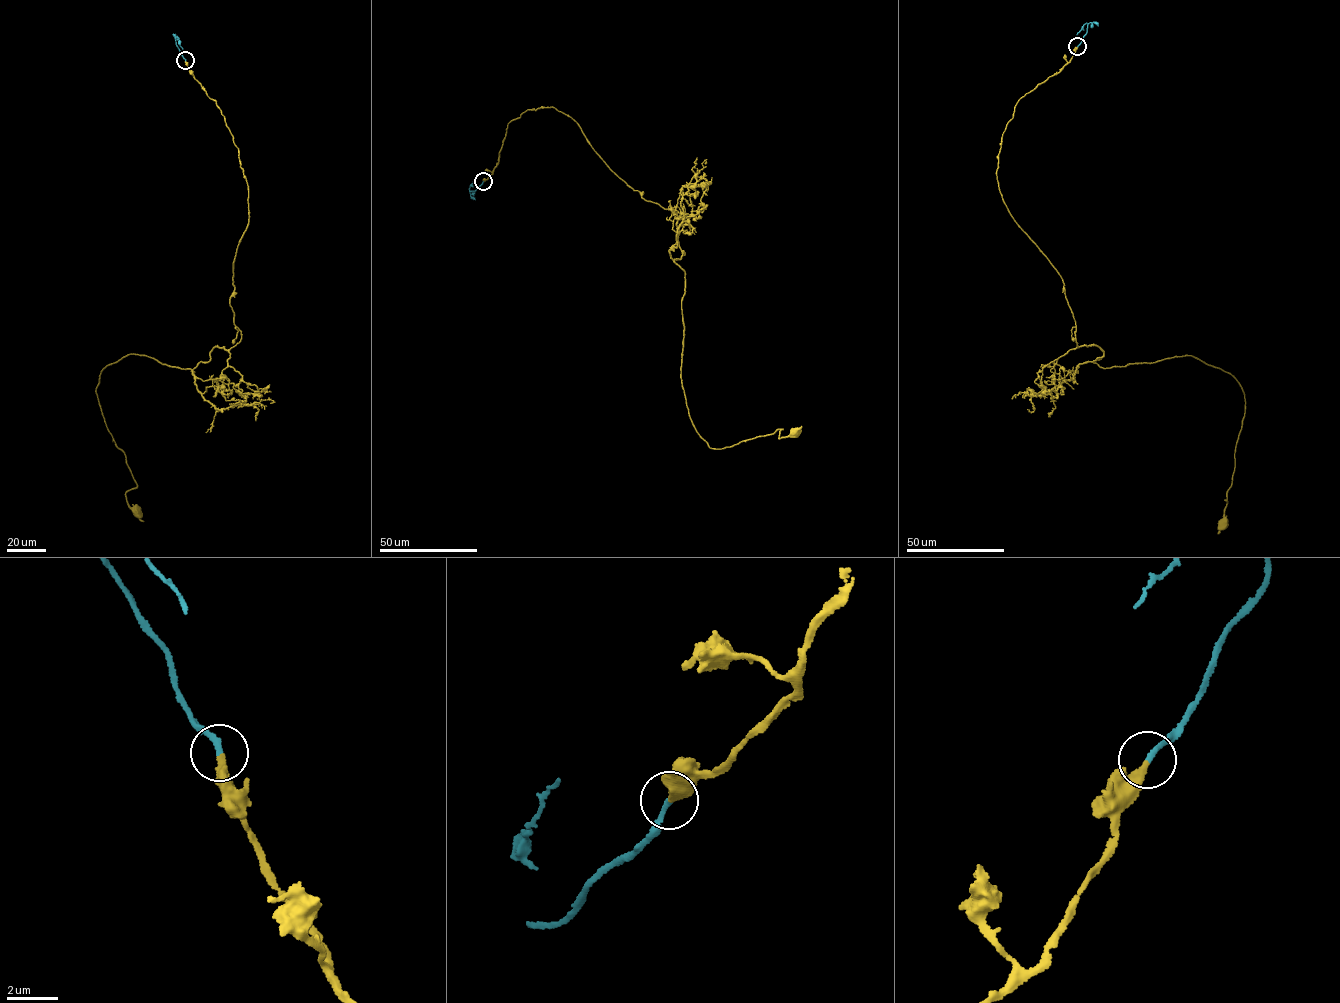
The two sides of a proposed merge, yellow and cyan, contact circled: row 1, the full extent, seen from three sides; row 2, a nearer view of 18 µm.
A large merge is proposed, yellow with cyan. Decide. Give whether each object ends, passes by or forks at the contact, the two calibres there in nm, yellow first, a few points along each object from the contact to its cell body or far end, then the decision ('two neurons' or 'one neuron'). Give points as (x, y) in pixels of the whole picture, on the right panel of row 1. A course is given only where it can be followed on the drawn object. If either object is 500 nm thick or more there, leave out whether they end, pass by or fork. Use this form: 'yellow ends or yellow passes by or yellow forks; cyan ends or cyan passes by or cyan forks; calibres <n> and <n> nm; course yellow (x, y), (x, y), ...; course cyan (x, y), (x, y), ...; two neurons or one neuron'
yellow ends; cyan ends; calibres 320 and 220 nm; course yellow (1077, 46), (1018, 101), (998, 187), (1095, 363), (1190, 355), (1238, 382), (1223, 523); course cyan (1077, 46), (1087, 24), (1076, 35); one neuron

